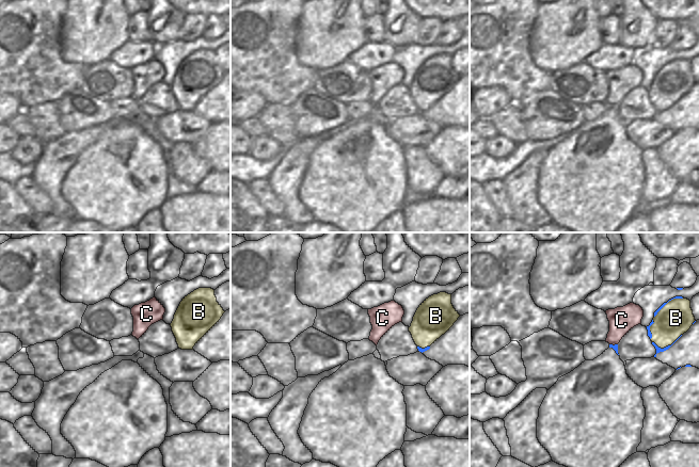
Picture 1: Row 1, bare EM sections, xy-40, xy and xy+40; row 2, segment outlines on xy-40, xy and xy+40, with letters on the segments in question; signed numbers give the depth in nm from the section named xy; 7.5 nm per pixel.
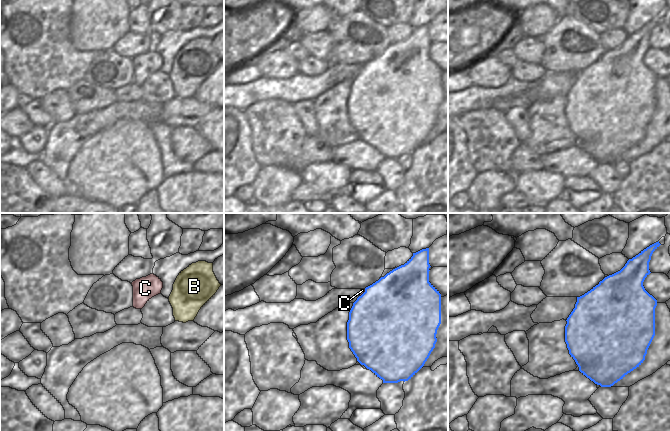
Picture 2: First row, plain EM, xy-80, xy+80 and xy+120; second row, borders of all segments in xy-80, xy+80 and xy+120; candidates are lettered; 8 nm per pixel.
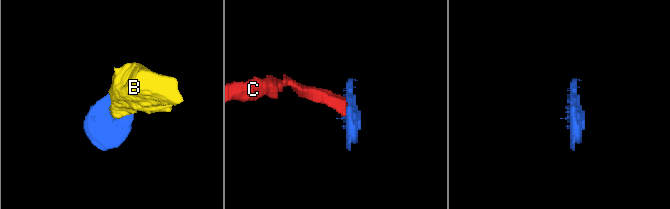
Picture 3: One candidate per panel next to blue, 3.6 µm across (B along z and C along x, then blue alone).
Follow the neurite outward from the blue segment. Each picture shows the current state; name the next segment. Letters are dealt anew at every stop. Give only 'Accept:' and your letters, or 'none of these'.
Accept: none of these

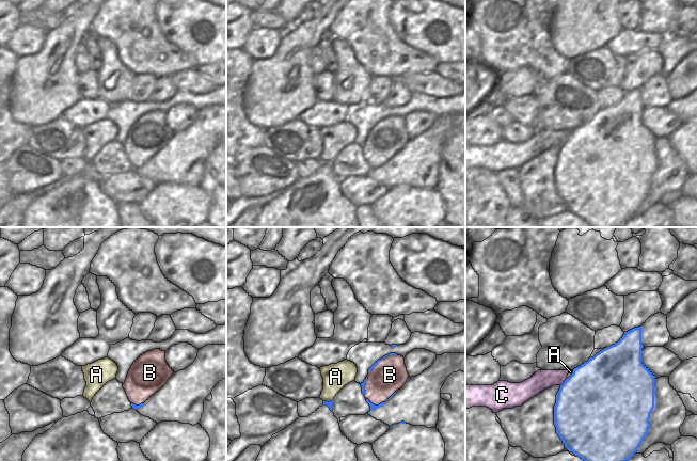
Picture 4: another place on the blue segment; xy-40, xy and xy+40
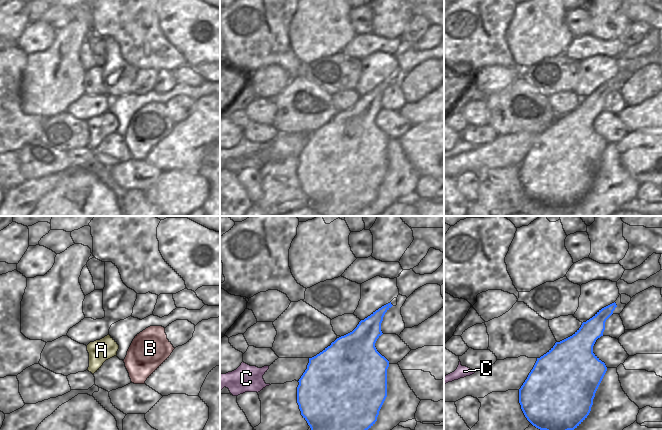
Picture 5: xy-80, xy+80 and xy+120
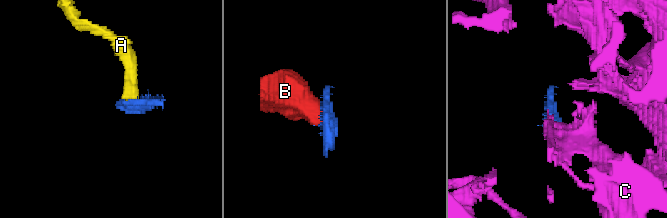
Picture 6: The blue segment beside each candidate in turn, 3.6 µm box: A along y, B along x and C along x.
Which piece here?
Accept: none of these

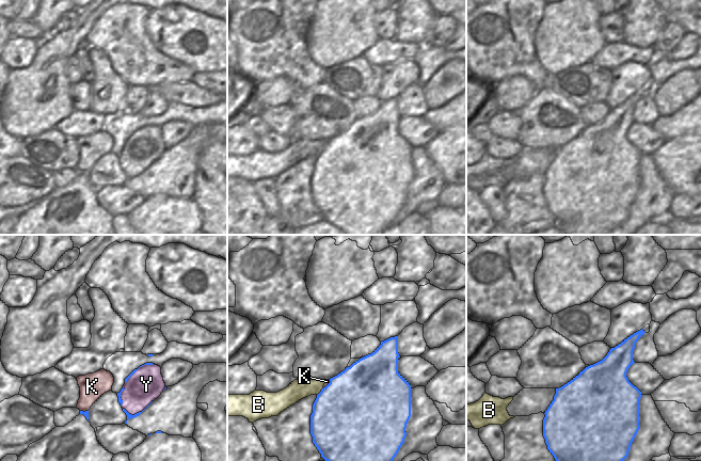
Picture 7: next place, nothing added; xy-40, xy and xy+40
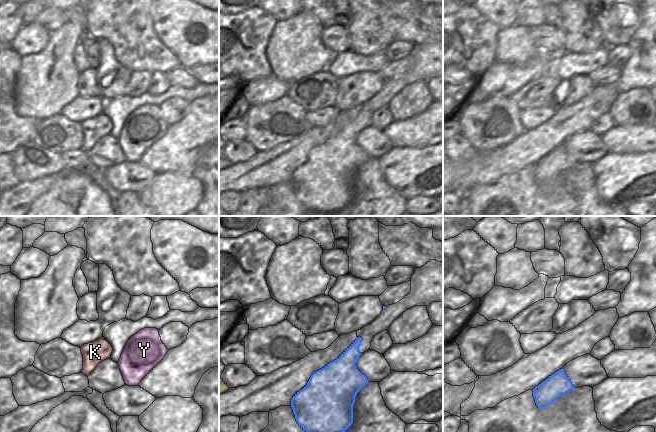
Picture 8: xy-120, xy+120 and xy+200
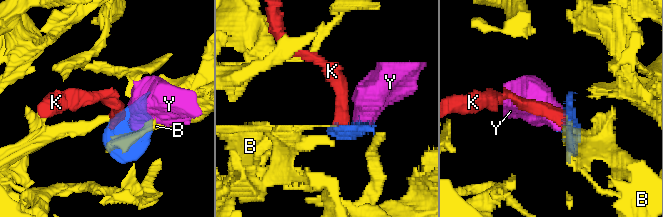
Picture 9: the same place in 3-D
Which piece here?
Accept: none of these

